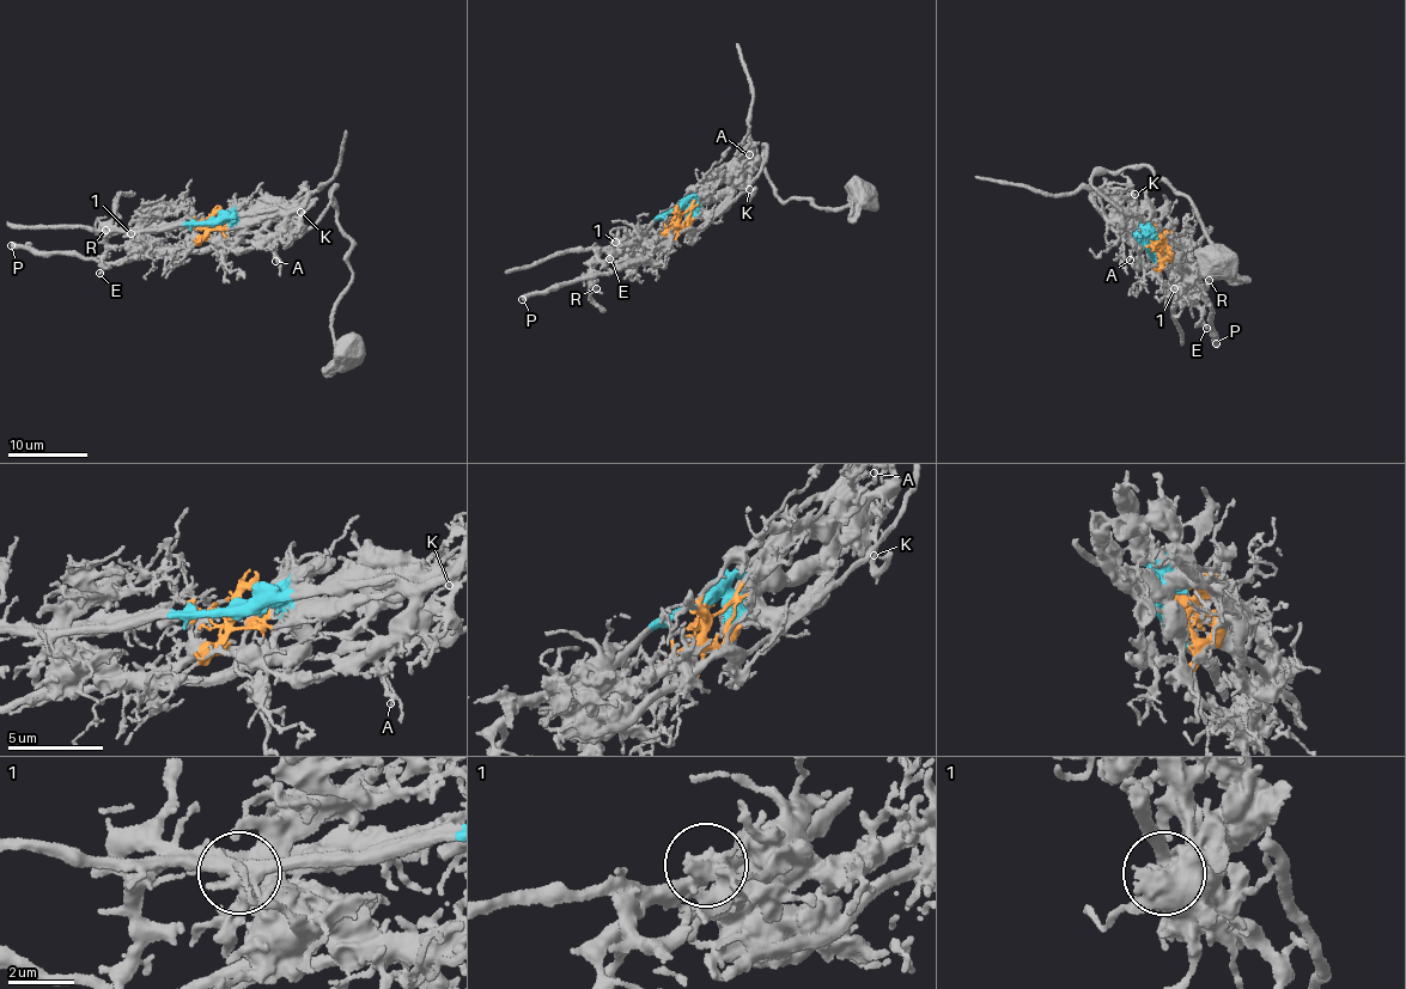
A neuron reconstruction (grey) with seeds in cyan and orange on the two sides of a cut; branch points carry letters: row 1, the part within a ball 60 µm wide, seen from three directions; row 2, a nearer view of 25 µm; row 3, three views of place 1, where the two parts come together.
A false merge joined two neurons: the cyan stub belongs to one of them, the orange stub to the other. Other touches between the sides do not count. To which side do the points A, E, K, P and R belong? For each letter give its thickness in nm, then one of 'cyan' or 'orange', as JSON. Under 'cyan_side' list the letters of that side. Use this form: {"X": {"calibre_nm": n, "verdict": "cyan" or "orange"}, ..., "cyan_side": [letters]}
{"A": {"calibre_nm": 140, "verdict": "cyan"}, "E": {"calibre_nm": 170, "verdict": "cyan"}, "K": {"calibre_nm": 150, "verdict": "cyan"}, "P": {"calibre_nm": 500, "verdict": "orange"}, "R": {"calibre_nm": 200, "verdict": "cyan"}, "cyan_side": ["A", "E", "K", "R"]}

